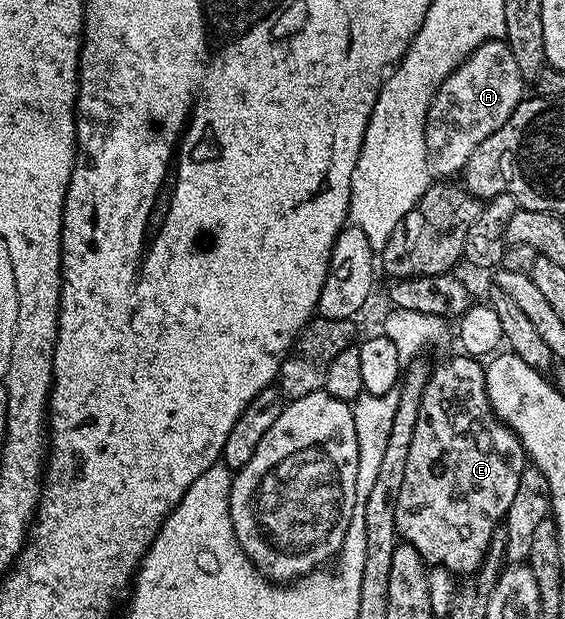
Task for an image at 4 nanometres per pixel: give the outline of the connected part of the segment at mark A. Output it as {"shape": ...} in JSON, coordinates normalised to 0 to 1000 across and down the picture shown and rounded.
{"shape":[[[873,66],[857,69],[805,115],[789,124],[789,131],[772,145],[772,155],[765,158],[765,168],[754,189],[750,204],[750,226],[754,228],[754,247],[758,249],[758,268],[779,286],[800,286],[805,279],[819,278],[825,260],[867,215],[874,215],[910,183],[910,176],[929,158],[931,129],[917,111],[917,99],[910,99],[910,86],[903,86],[897,68]]]}

